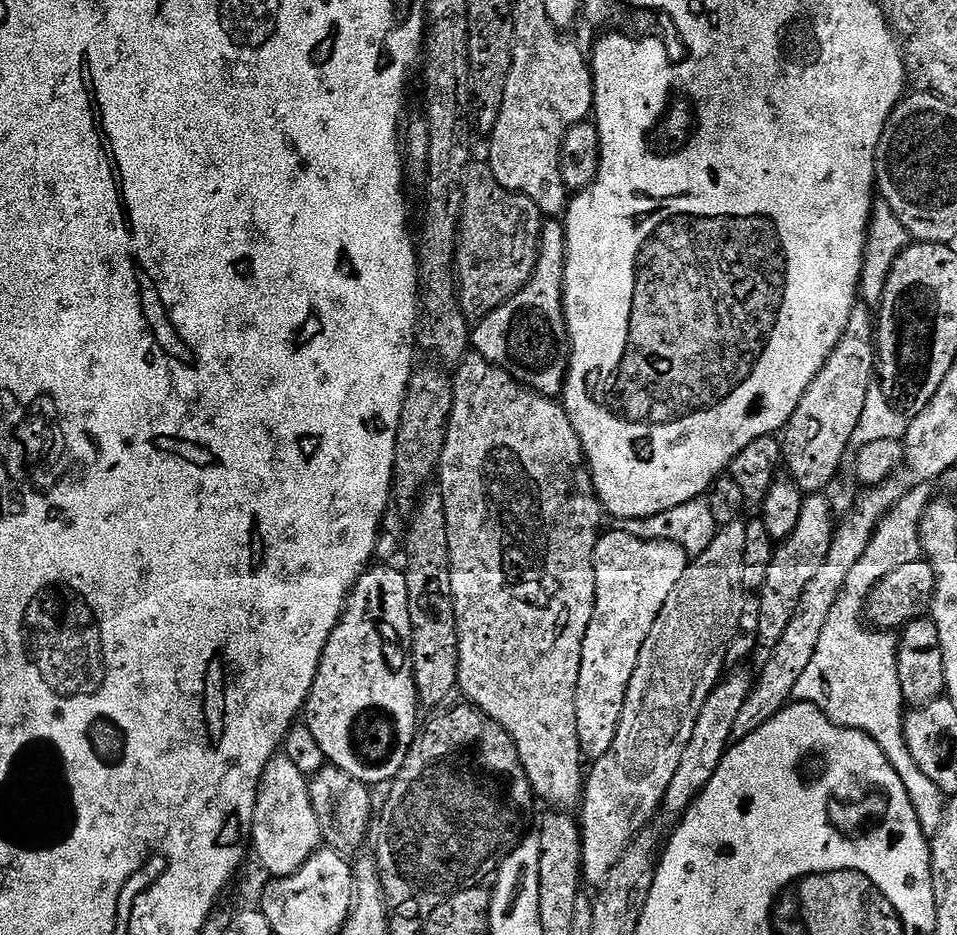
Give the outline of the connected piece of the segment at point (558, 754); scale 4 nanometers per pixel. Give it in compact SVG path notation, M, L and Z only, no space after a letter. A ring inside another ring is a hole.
M468 354L459 361L458 367L455 369L454 375L451 377L452 382L452 396L454 410L448 414L452 420L452 432L448 432L448 448L444 448L444 481L448 485L456 486L456 477L458 473L458 466L466 464L466 450L468 450L468 464L470 464L470 476L468 476L468 484L463 489L464 500L452 499L448 508L448 536L452 536L452 588L456 588L456 612L460 612L460 633L457 636L457 678L458 688L461 692L464 691L467 703L472 707L480 709L494 722L498 722L501 726L508 731L508 737L512 740L512 745L516 747L516 752L520 756L520 762L524 767L528 780L532 784L532 791L537 797L540 796L544 800L549 800L552 806L560 810L572 810L572 807L579 805L582 800L582 772L580 776L580 760L582 761L582 753L580 751L580 743L576 738L576 687L578 686L578 670L580 669L580 654L582 652L582 642L584 635L588 629L588 623L592 617L592 610L596 600L596 579L592 577L592 552L596 548L596 542L601 535L602 527L600 528L600 516L602 517L602 509L599 501L596 499L596 494L592 486L590 473L586 467L584 459L584 451L580 446L580 440L576 437L576 431L572 429L572 423L568 420L567 414L564 412L563 407L555 399L539 396L537 392L532 391L530 388L525 388L524 385L517 382L510 373L504 372L503 369L497 368L491 360L485 358L483 355L474 356Z

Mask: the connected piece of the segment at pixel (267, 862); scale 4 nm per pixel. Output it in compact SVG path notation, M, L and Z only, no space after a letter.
M276 754L264 767L260 788L256 791L256 805L250 829L250 848L256 851L260 864L269 877L288 876L321 847L322 837L318 814L314 814L312 793L304 783L298 784L300 768L288 756Z

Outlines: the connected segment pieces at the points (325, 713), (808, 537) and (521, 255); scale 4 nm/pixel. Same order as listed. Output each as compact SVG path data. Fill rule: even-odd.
M371 583L364 584L360 590L354 593L355 599L360 599L360 608L356 604L349 603L339 614L339 620L335 624L335 628L328 635L328 640L325 642L324 649L320 655L320 665L316 671L316 677L312 683L312 689L308 691L308 702L306 705L306 716L308 712L308 732L312 735L314 743L320 747L320 752L325 756L327 763L333 768L339 768L341 772L350 774L358 782L375 786L375 784L387 785L389 782L396 779L398 770L406 762L408 757L408 749L412 747L414 733L416 728L416 708L418 709L418 701L416 694L415 679L412 677L412 666L409 663L409 657L402 651L395 652L392 649L390 641L384 637L385 629L378 622L374 622L374 610L382 610L385 604L384 599L376 593L376 588Z
M808 494L798 514L797 525L792 533L775 549L774 559L769 564L765 582L758 589L761 602L759 635L766 638L779 638L790 624L790 618L796 612L798 602L810 578L814 578L816 567L825 559L831 548L834 529L834 510L829 497L824 494Z
M484 162L470 163L459 177L458 188L459 191L464 191L464 197L460 200L458 235L454 241L454 276L458 281L455 291L462 314L469 321L475 322L479 316L487 317L496 307L520 291L531 279L538 259L542 213L534 202L530 202L530 198L503 188L494 178L492 169Z

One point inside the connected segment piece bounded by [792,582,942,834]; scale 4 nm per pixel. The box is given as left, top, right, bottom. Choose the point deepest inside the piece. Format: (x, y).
(853, 678)

